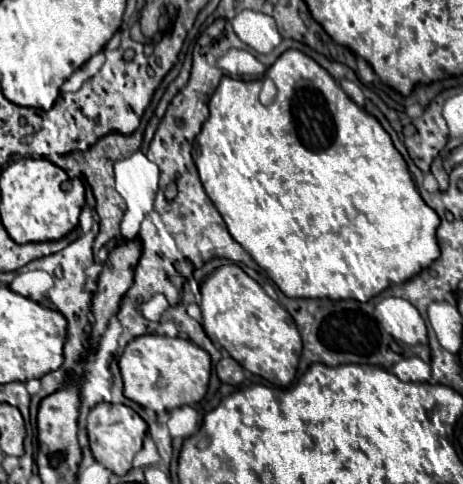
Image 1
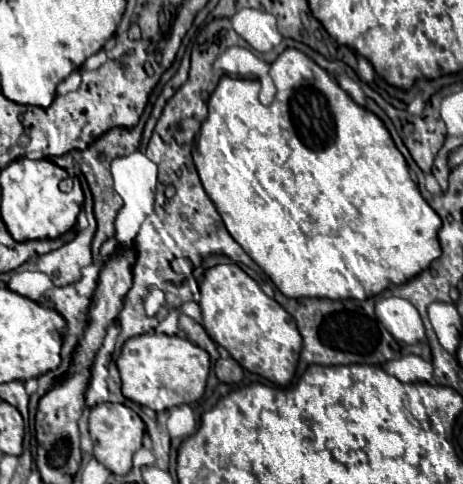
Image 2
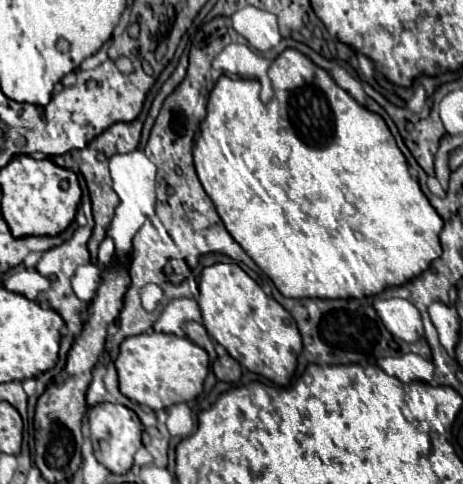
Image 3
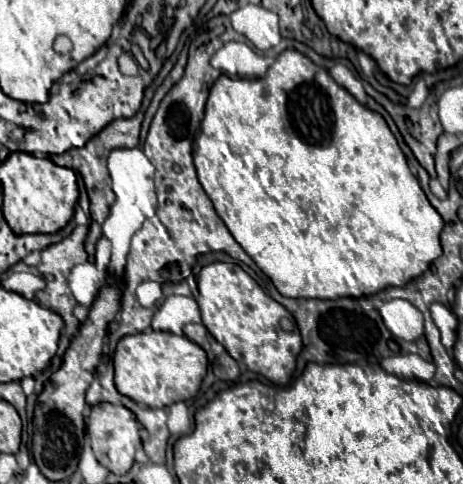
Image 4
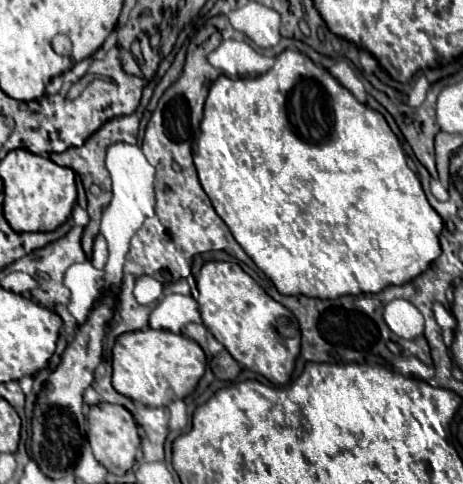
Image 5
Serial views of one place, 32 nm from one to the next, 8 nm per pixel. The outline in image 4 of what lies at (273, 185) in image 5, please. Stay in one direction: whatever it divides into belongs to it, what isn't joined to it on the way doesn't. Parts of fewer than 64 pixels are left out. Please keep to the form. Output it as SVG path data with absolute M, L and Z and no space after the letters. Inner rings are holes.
M284 50L270 66L264 82L258 78L232 80L228 76L220 76L214 82L214 90L210 90L210 96L206 102L206 116L201 122L199 131L201 134L197 134L193 144L193 162L202 188L210 196L218 216L222 218L222 222L226 224L234 240L256 262L256 266L274 282L274 286L282 296L330 298L330 300L372 296L388 286L404 286L408 280L426 272L428 266L442 254L438 236L444 228L444 220L432 208L418 180L408 170L408 162L394 134L390 132L386 120L378 112L372 112L370 108L362 106L348 90L344 90L334 82L328 70L316 66L312 60L310 60L310 80L308 80L308 58L298 50ZM262 88L268 90L266 98L262 98ZM224 92L226 92L226 98L224 98Z

